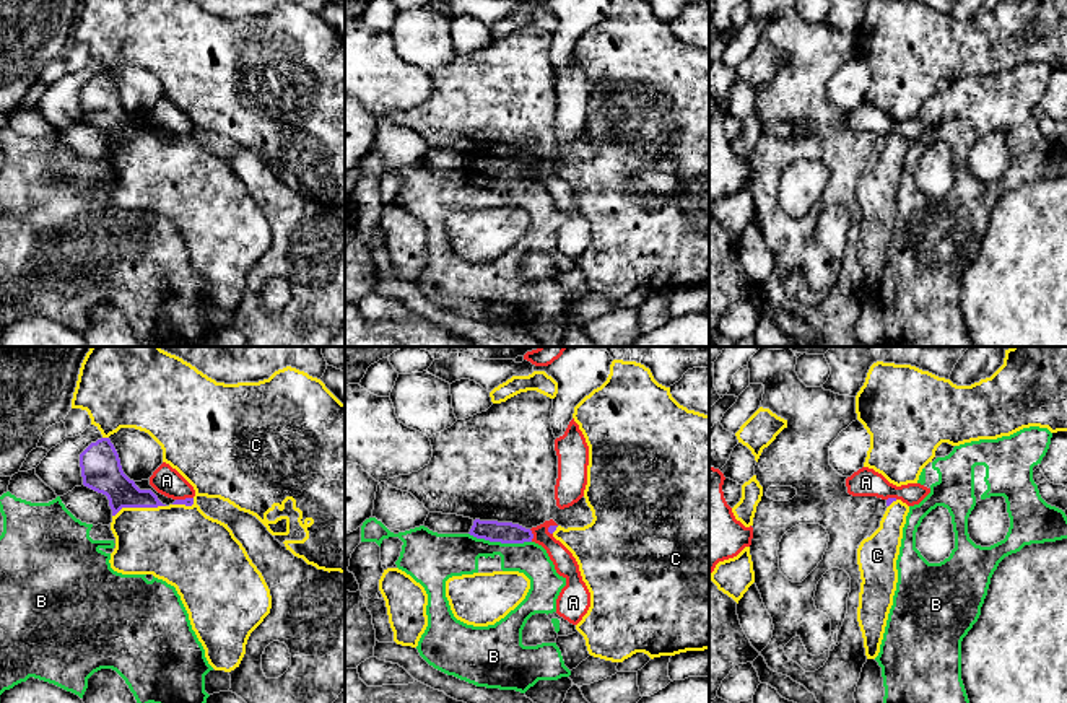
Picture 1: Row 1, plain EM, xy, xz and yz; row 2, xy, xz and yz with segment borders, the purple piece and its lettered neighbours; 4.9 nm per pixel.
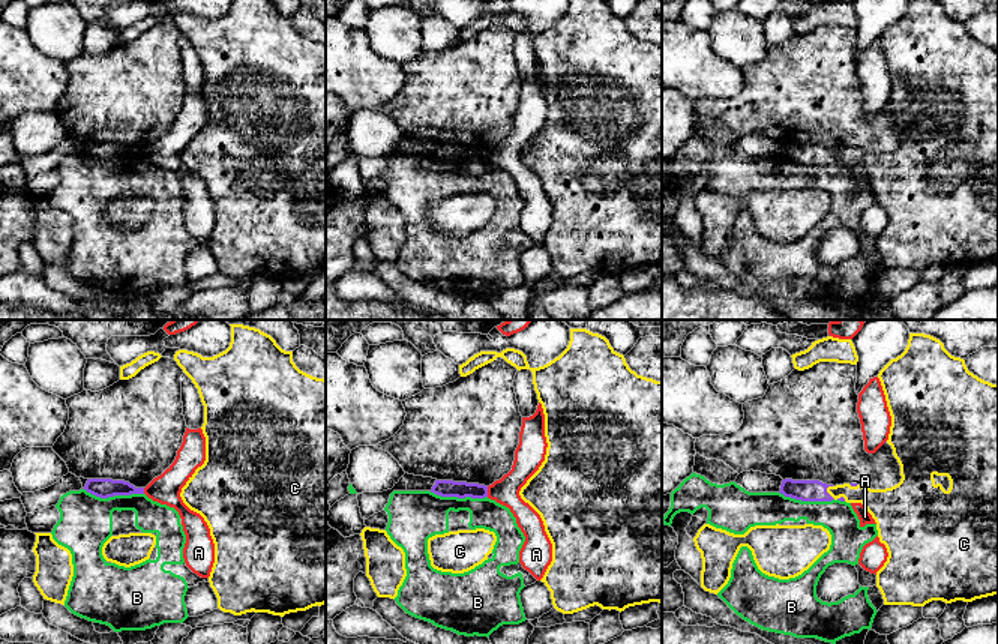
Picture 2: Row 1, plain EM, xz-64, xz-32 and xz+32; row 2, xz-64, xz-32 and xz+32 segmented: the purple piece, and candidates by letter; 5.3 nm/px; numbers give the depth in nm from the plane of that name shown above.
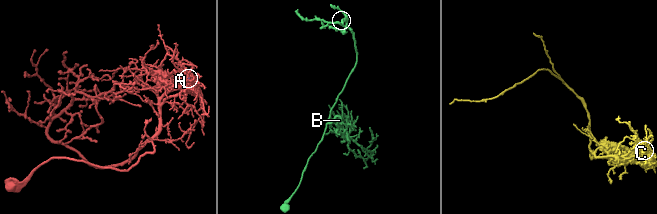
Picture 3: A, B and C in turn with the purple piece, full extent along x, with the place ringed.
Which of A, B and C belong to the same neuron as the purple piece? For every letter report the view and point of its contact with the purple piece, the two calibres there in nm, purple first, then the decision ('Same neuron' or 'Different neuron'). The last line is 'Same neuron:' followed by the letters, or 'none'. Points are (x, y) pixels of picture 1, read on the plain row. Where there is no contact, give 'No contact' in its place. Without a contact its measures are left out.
A: Touches purple at xz (532, 171). Thickness 110 nm (purple) against 110 nm. Different neuron
B: Touches purple at xz (500, 176). Thickness 110 nm (purple) against 200 nm. Different neuron
C: Touches purple at xy (139, 142). Thickness 190 nm (purple) against 380 nm. Same neuron
Same neuron: C

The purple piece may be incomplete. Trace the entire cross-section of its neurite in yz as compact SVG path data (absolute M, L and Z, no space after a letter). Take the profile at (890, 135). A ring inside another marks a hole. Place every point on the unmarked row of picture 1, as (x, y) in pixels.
M896 133L886 135L880 163L857 184L860 228L857 257L864 273L867 295L880 288L886 255L898 218L896 195L909 142Z

